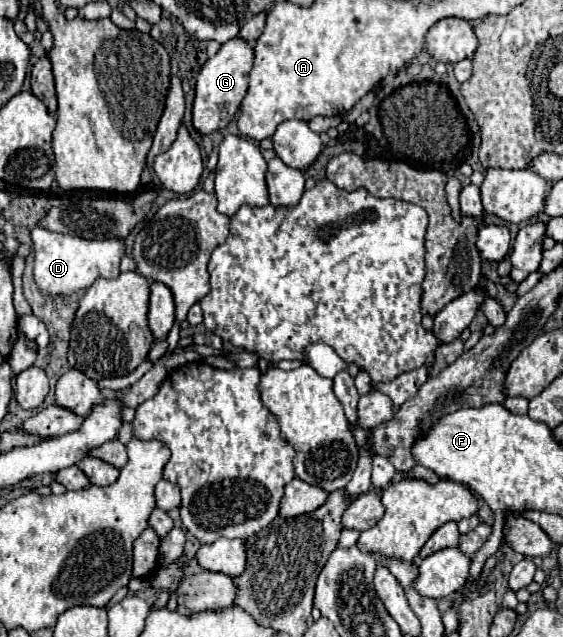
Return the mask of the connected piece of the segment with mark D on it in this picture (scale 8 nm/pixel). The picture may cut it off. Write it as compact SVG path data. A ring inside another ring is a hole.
M34 227L30 231L30 239L34 245L34 281L44 295L74 295L78 291L88 289L98 277L116 279L120 275L120 259L124 257L126 245L124 239L84 239L62 233L52 233L42 227Z

